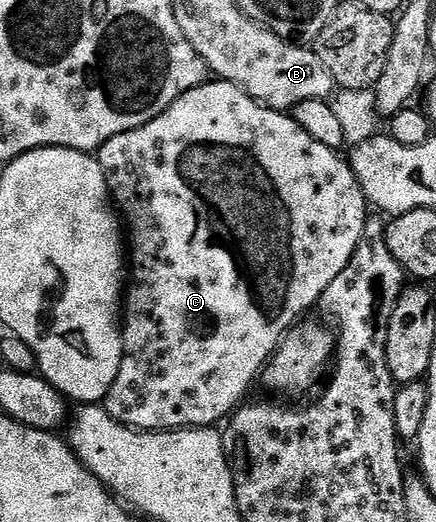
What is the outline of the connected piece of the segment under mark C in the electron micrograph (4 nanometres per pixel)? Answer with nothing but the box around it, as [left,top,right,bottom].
[97,79,369,431]

